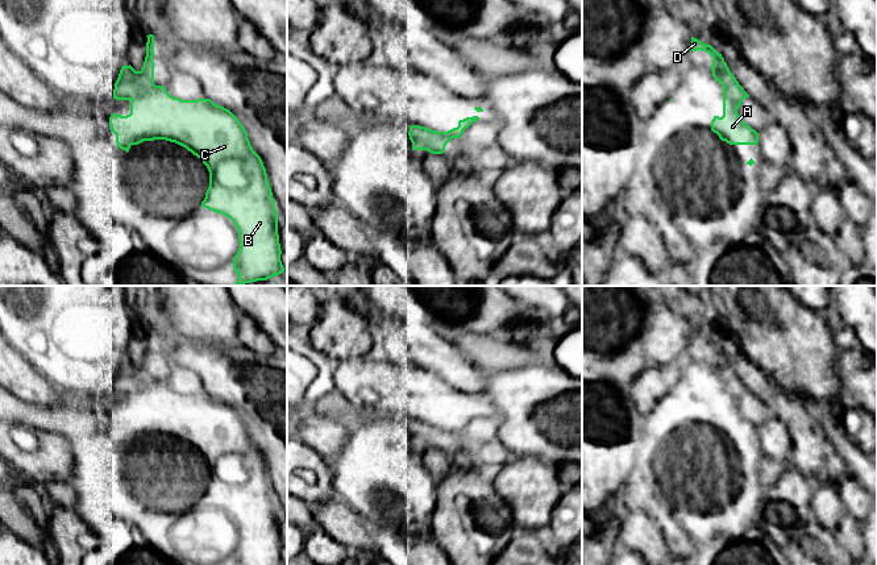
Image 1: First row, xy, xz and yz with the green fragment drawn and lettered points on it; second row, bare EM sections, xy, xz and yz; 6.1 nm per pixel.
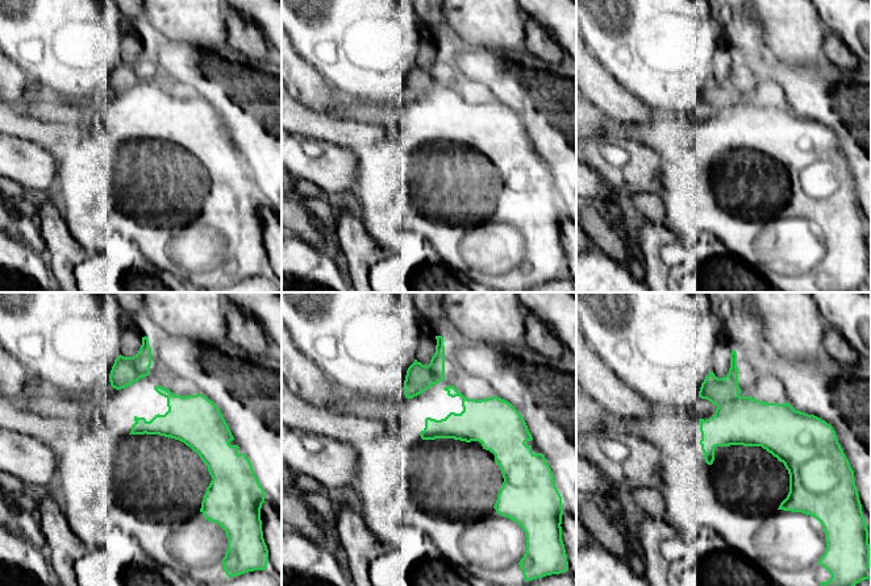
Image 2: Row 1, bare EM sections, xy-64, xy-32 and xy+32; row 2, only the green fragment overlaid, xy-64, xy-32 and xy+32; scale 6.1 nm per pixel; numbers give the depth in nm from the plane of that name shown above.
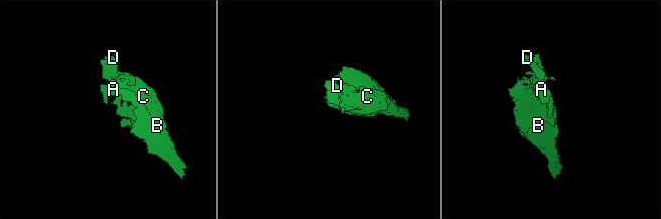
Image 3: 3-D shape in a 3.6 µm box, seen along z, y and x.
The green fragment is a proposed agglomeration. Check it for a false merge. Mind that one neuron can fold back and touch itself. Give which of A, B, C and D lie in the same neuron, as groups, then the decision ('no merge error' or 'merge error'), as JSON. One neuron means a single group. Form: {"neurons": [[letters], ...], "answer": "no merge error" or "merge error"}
{"neurons": [["A", "B", "C"], ["D"]], "answer": "merge error"}

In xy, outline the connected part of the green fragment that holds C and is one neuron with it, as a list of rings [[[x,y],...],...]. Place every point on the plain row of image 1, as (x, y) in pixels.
[[[153,379],[142,392],[130,396],[129,410],[111,410],[109,421],[111,427],[116,429],[117,443],[126,448],[132,440],[138,440],[144,436],[166,435],[186,443],[200,453],[209,466],[209,482],[201,502],[229,512],[238,527],[240,544],[233,552],[233,564],[284,565],[280,556],[278,510],[266,464],[261,452],[253,445],[244,420],[229,404],[215,399],[211,394],[182,395],[171,391],[163,381]]]

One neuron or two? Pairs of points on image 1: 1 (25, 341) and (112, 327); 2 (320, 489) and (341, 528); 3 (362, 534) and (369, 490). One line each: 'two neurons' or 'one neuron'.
1: one neuron
2: two neurons
3: two neurons

